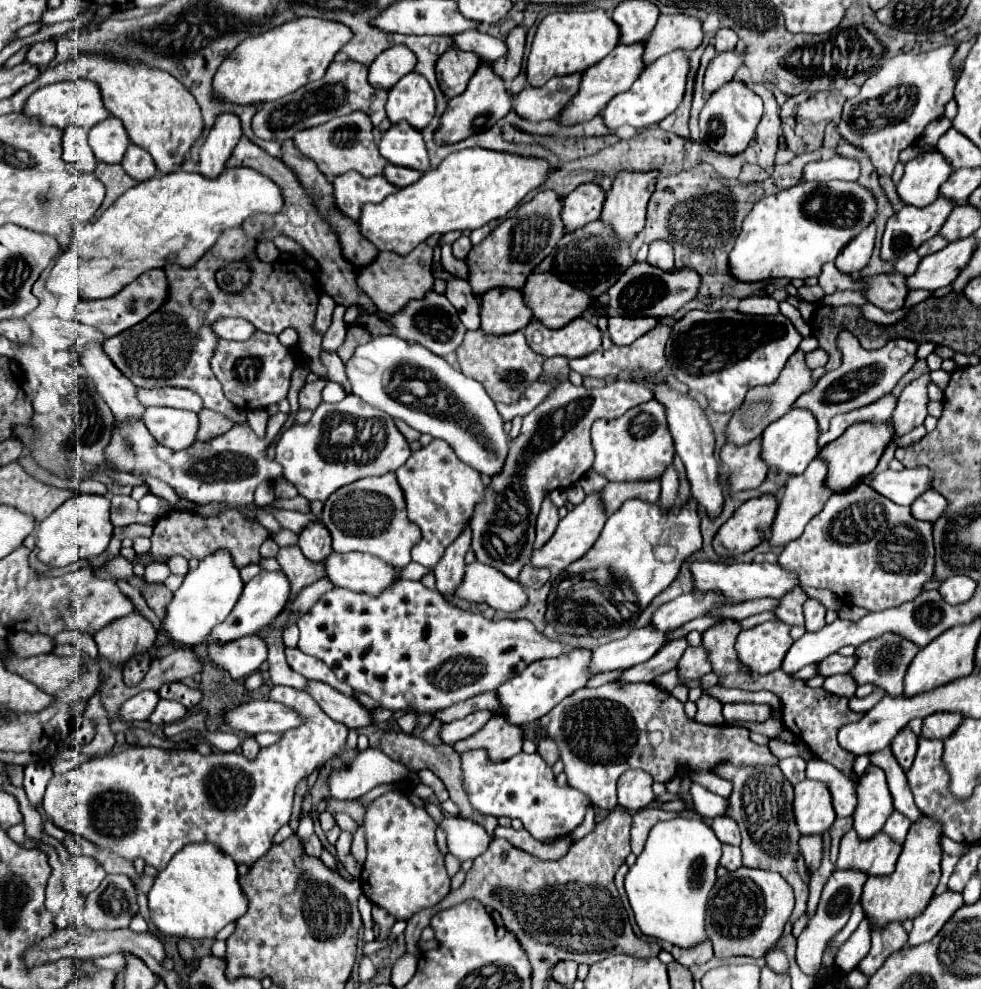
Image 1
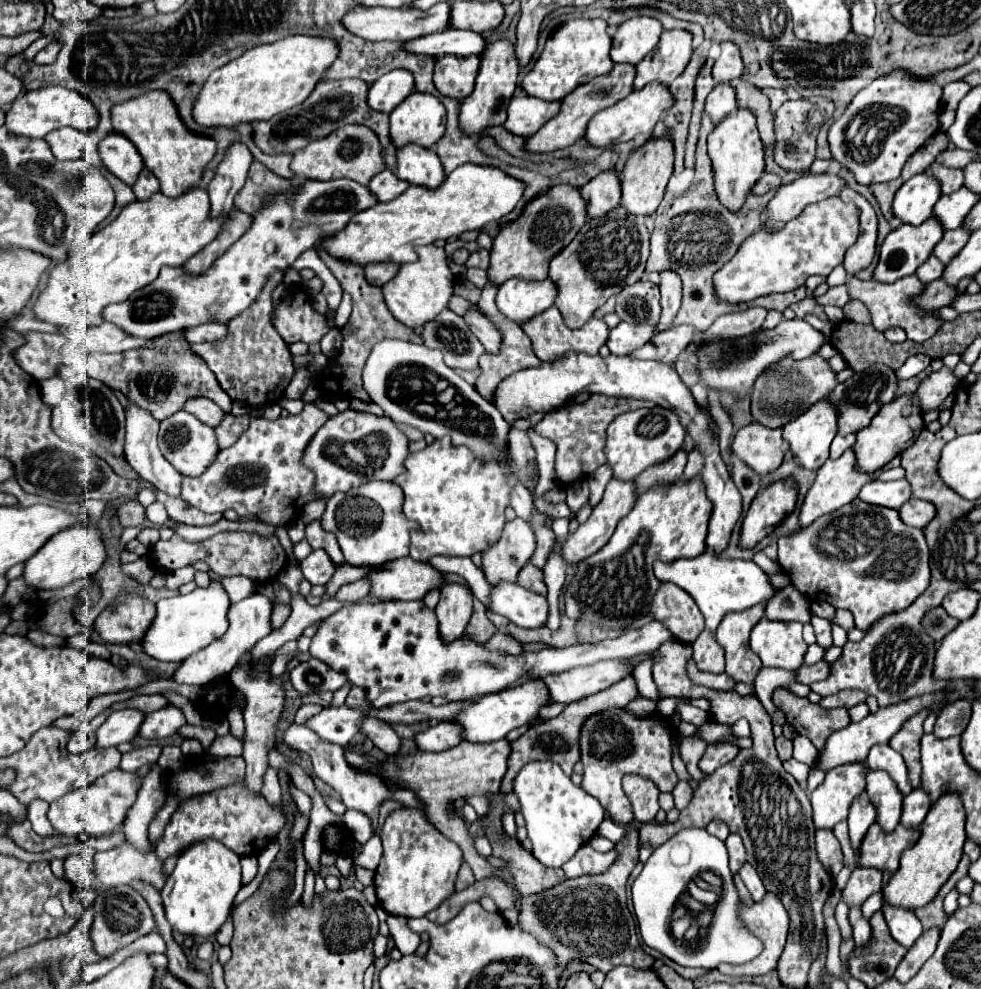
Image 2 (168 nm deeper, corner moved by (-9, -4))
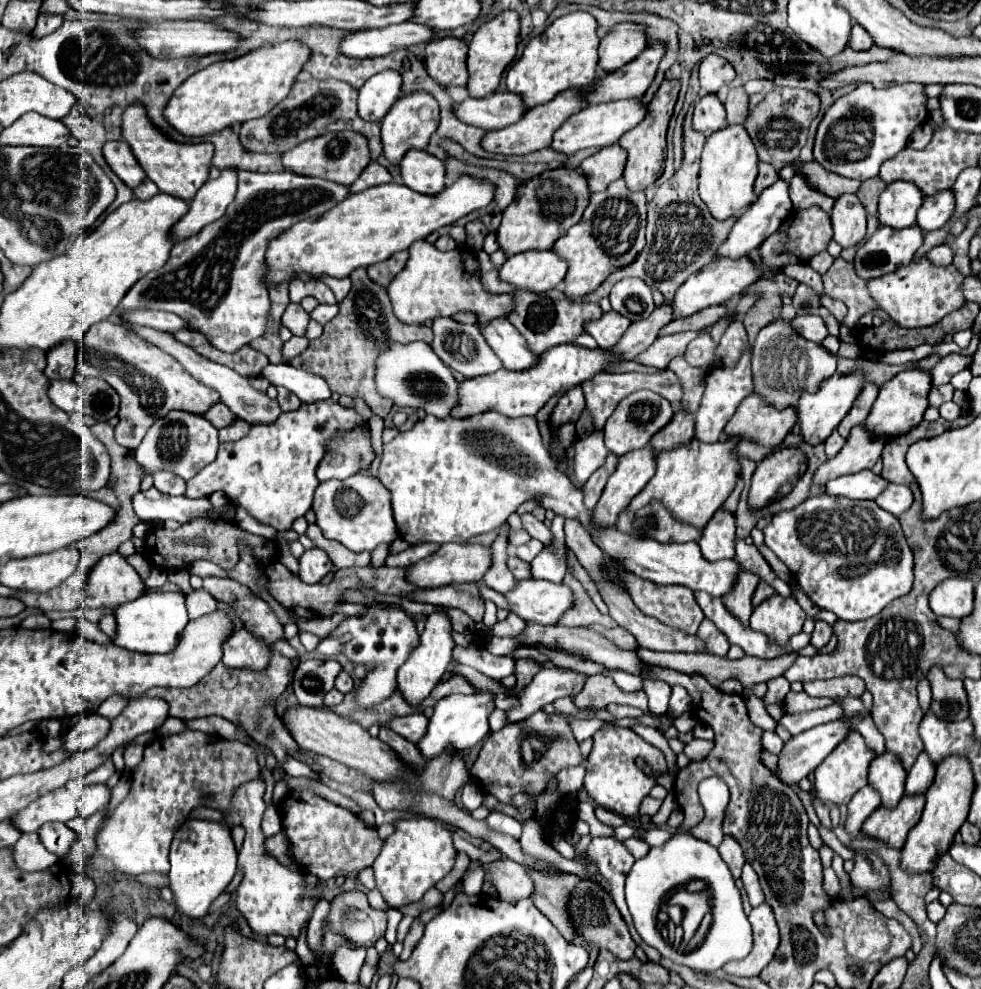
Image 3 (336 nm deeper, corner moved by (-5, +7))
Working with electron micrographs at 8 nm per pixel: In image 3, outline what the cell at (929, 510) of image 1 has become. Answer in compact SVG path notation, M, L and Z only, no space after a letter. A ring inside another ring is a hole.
M890 485L878 499L876 503L886 509L892 515L902 515L904 511L908 511L912 507L912 491L906 485Z

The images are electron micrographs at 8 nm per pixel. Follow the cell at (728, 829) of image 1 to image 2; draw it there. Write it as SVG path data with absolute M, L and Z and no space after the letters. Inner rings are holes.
M730 834L726 838L726 848L728 848L728 856L730 856L730 870L732 870L732 874L738 874L738 870L746 862L746 852L744 852L742 838L738 834Z

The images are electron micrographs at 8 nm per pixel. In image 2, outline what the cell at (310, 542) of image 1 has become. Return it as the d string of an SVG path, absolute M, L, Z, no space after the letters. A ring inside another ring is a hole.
M314 550L308 558L302 560L300 570L302 570L304 578L312 586L316 586L316 584L322 584L324 586L332 578L332 574L334 574L336 568L334 568L332 560L328 558L328 554L324 550Z

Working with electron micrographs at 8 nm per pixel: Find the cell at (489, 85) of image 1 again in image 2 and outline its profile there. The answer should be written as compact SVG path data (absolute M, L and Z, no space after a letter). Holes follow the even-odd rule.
M496 40L490 42L488 48L480 54L480 70L476 76L474 92L462 102L460 112L460 126L464 132L480 132L486 126L500 126L506 120L506 106L510 104L510 98L516 90L516 78L518 78L518 60L514 52L514 44L508 40Z

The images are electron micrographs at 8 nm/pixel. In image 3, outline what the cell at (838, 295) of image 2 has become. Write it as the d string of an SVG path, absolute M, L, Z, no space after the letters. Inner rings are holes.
M838 257L834 265L828 269L828 273L822 275L822 281L824 281L824 291L832 299L844 301L848 305L848 319L842 321L846 327L856 327L862 315L876 309L876 303L866 291L866 281L862 281L856 275L854 265L844 261L842 257Z

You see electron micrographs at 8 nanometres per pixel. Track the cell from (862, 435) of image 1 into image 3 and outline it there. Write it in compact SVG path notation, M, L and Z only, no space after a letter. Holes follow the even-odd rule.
M914 369L914 371L898 373L894 379L890 379L888 383L884 383L880 387L880 395L878 395L868 419L864 421L864 427L868 429L868 433L874 433L874 435L882 433L888 439L908 433L922 421L922 415L928 407L928 399L926 399L928 391L930 391L930 377L926 371Z

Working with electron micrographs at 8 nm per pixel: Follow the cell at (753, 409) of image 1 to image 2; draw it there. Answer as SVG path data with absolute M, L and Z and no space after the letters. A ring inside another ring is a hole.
M812 354L804 360L792 360L786 356L784 360L780 360L780 364L766 368L756 378L756 384L752 388L752 418L764 424L766 428L786 426L790 420L804 414L812 404L826 398L836 384L838 382L836 382L834 370L818 354ZM784 406L790 406L790 408L784 408Z

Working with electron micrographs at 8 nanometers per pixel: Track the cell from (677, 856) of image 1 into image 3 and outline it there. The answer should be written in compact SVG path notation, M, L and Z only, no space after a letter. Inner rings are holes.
M676 833L662 847L650 847L648 855L634 863L632 871L626 877L626 903L634 919L634 927L638 935L644 939L644 943L652 945L662 953L662 957L678 965L686 965L694 971L716 971L732 959L744 959L752 951L752 943L754 943L752 925L742 909L740 889L736 887L736 881L728 865L724 863L716 847L712 847L704 839L694 837L692 833ZM694 877L700 877L710 885L710 891L714 895L714 907L712 907L714 919L704 943L696 951L688 955L680 955L672 945L664 941L664 937L656 929L656 915L660 911L660 903L664 901L664 895L670 893L680 883L688 883Z

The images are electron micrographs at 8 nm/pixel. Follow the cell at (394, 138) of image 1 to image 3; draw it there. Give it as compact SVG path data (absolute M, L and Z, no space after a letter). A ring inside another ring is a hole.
M424 149L408 151L400 161L400 175L410 189L436 195L444 189L444 163Z

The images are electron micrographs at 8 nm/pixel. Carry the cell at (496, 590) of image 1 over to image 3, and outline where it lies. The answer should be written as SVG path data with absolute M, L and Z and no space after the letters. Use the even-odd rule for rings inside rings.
M538 579L516 581L504 597L512 613L538 625L556 625L560 615L572 607L572 591L566 585Z

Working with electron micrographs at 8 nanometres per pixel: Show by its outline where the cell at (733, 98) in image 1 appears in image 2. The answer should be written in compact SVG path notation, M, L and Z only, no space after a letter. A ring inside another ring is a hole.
M734 110L726 116L708 136L708 156L714 168L714 192L720 204L730 212L738 212L752 186L764 174L764 146L756 128L756 116L750 110Z

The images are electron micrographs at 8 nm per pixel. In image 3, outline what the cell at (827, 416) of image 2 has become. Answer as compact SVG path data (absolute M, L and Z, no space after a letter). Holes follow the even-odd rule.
M834 373L832 379L824 381L822 389L818 389L812 395L804 393L804 397L800 397L800 401L796 405L796 415L798 415L798 425L802 431L802 437L808 445L820 445L828 439L828 435L838 427L838 423L844 419L844 415L852 407L862 385L864 385L862 373L850 373L850 375Z

